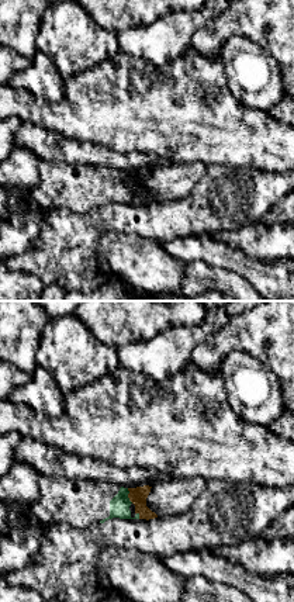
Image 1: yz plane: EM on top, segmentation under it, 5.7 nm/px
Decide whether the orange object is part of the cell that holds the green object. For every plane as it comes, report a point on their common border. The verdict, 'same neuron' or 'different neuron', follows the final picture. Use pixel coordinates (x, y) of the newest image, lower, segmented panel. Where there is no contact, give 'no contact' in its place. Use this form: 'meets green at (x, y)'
meets green at (127, 495)

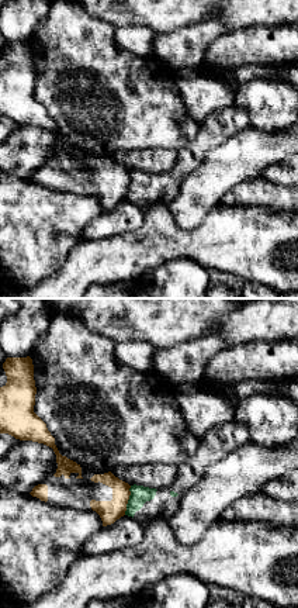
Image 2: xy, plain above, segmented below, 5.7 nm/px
meets green at (128, 500)

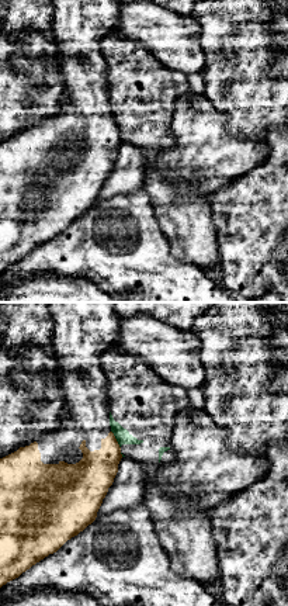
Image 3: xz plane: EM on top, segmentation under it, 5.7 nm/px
meets green at (115, 437)

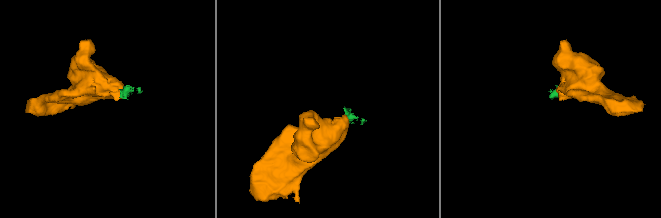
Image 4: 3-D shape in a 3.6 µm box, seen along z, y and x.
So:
different neuron

